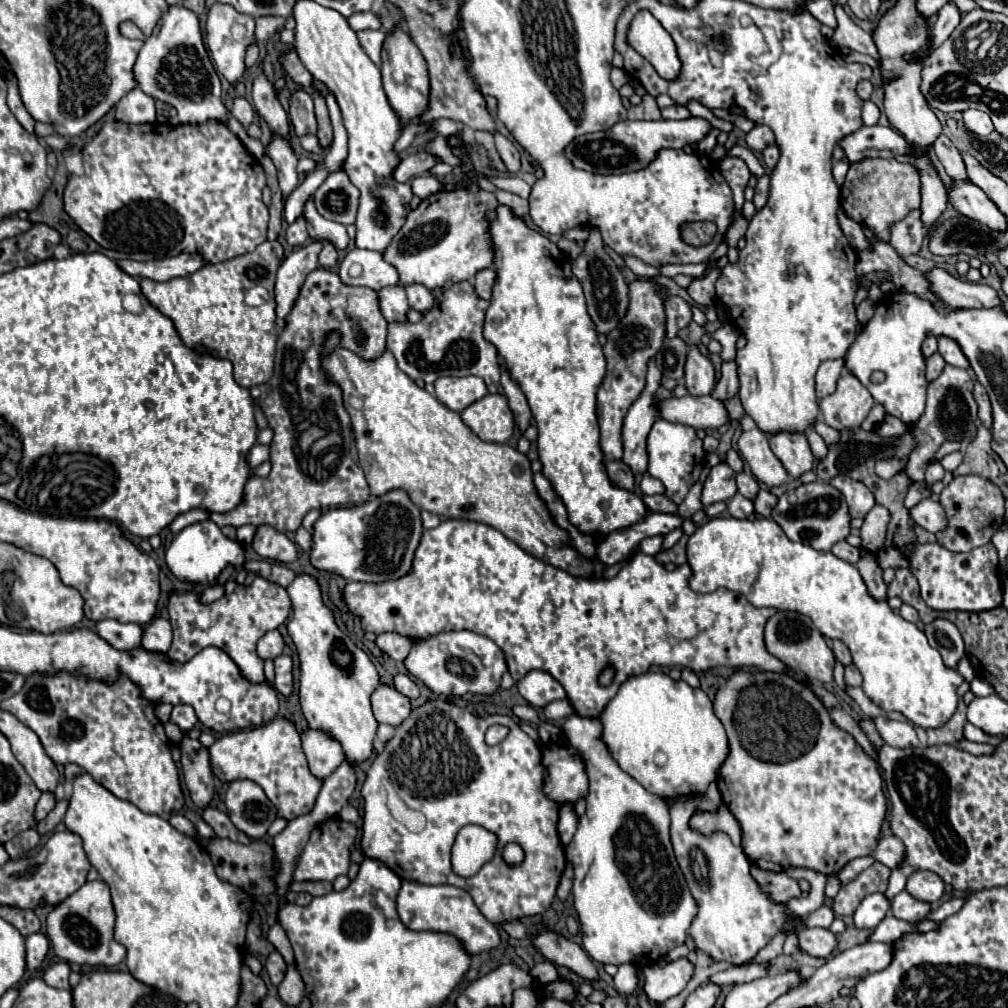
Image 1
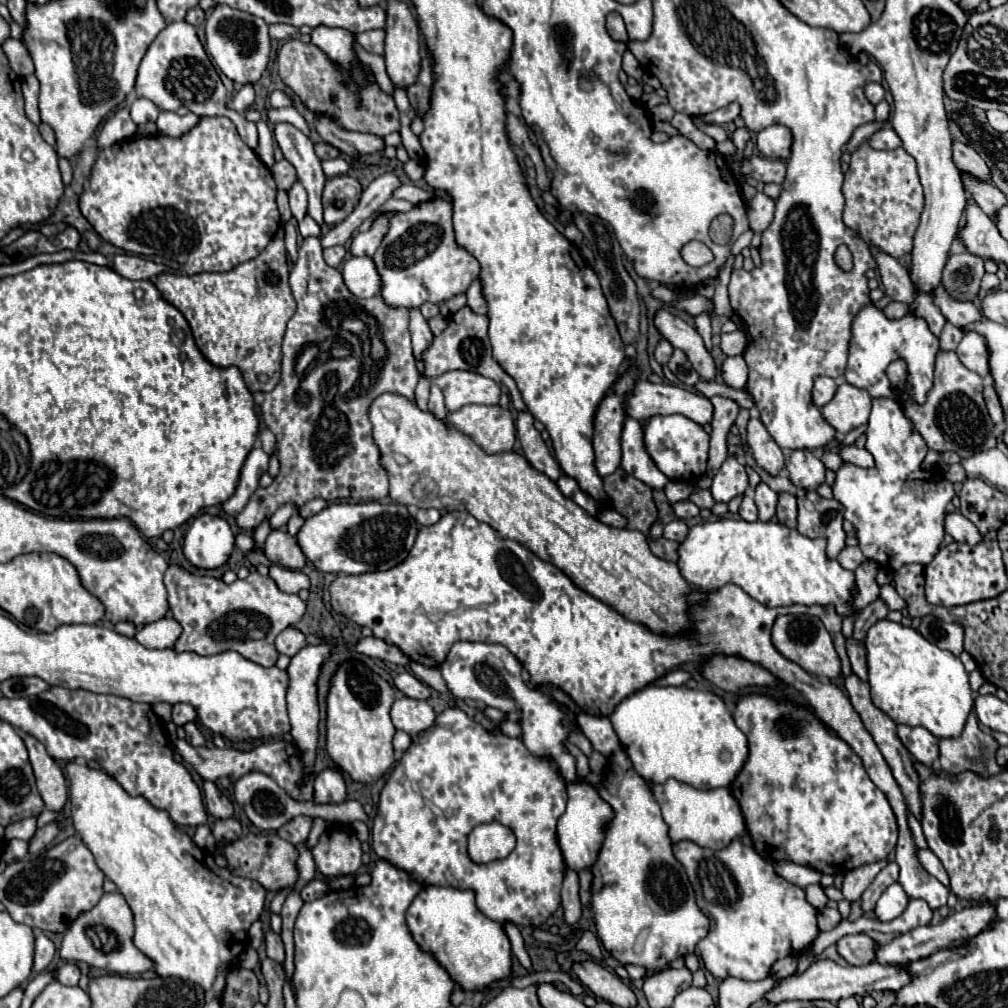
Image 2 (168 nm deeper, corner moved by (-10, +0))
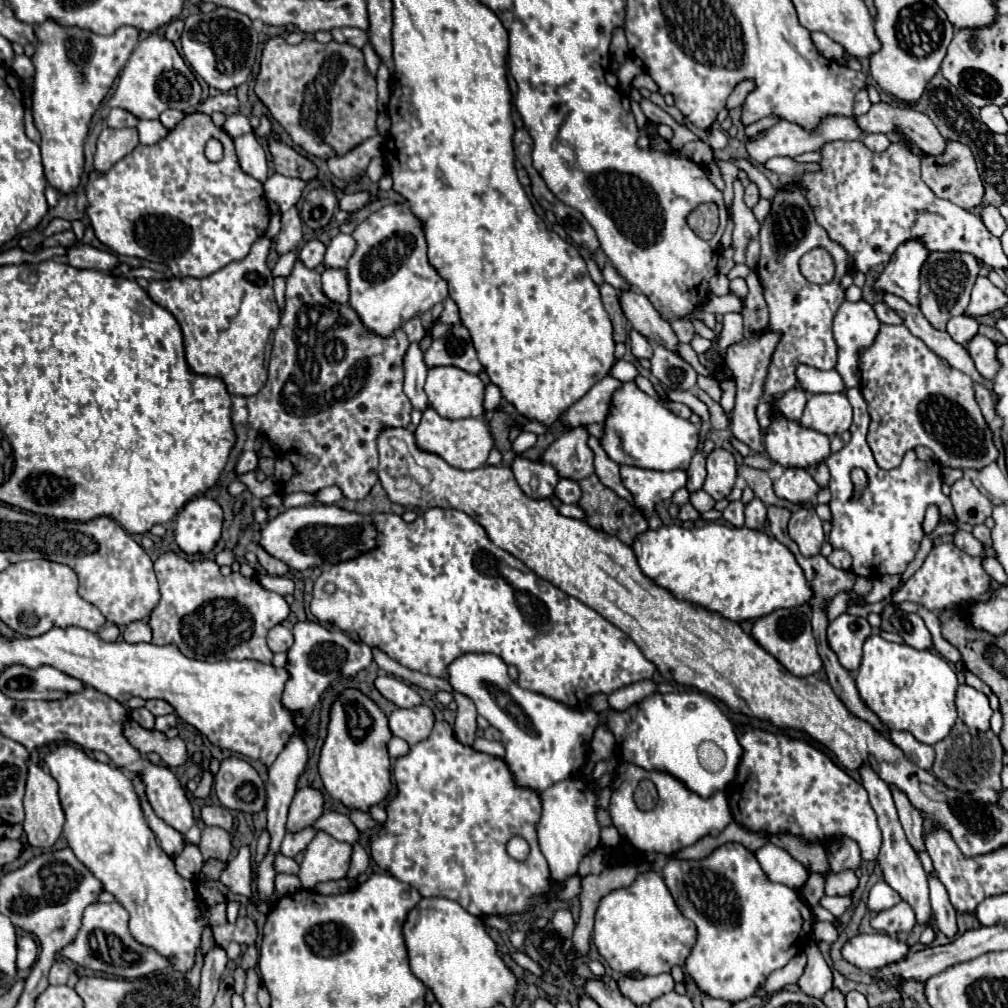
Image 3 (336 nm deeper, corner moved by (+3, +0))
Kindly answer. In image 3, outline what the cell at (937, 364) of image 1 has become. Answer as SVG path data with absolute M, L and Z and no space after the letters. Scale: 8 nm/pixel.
M930 253L924 269L920 273L920 311L938 331L946 329L946 323L952 315L962 315L970 303L970 291L978 277L980 265L968 253Z

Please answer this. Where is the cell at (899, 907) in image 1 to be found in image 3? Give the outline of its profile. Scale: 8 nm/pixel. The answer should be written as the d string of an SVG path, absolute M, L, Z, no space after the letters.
M900 901L898 905L894 905L888 911L878 913L870 925L886 935L898 935L898 933L908 933L912 931L912 927L916 925L916 915L912 911L912 907L904 901Z

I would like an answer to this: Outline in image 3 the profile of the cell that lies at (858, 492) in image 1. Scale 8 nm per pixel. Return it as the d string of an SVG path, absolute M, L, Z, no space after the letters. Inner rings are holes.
M848 389L846 391L846 397L850 401L850 405L854 407L854 423L850 427L850 433L852 433L852 439L850 443L838 451L838 453L832 453L828 459L826 459L826 465L830 469L830 493L832 493L832 499L830 499L830 511L832 511L832 531L830 531L830 543L834 549L844 549L848 551L852 557L854 557L854 563L852 563L852 571L860 577L866 577L866 579L876 579L876 577L882 577L882 575L902 575L908 567L908 563L916 557L918 549L920 549L920 541L924 537L924 529L922 529L922 523L924 523L924 513L926 513L926 507L930 503L936 503L940 507L940 513L954 519L954 513L952 513L952 503L950 499L942 493L942 475L940 475L940 465L936 465L936 477L924 477L924 467L918 463L918 457L914 451L906 451L902 463L894 469L882 469L878 467L874 455L872 455L872 449L866 441L868 437L868 427L870 427L870 413L868 413L868 403L866 399L862 397L862 391L860 389ZM852 467L862 467L868 475L868 485L866 489L862 491L860 497L854 497L854 483L850 479L850 469Z

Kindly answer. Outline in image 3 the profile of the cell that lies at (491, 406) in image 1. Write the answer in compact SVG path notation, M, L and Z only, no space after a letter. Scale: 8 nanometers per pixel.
M428 407L416 429L416 443L420 445L420 449L432 451L432 453L444 457L452 467L470 471L470 469L486 465L488 453L494 447L494 437L492 437L488 421L484 421L482 417L476 417L476 419L468 417L468 419L452 421L452 419L440 417L432 407Z

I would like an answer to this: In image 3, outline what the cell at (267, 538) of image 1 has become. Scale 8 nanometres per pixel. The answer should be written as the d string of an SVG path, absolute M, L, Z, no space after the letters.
M256 543L256 557L258 557L258 563L266 569L266 573L272 573L272 575L286 575L290 571L288 565L284 565L284 561L272 557L270 553L266 553L258 543Z

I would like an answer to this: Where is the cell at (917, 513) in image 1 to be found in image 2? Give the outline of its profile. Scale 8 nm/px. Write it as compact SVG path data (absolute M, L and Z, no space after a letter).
M949 513L945 519L945 533L949 533L955 541L959 543L969 543L969 545L977 545L983 541L983 535L979 533L979 529L965 519L961 513Z

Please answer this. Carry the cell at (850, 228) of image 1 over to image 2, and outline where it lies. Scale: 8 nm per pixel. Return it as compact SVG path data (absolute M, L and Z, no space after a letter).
M871 247L871 251L873 251L873 257L877 261L881 283L885 287L885 293L891 299L895 299L895 301L901 301L901 303L911 305L915 301L915 287L913 287L913 283L909 279L907 269L901 267L897 259L881 253L879 249Z

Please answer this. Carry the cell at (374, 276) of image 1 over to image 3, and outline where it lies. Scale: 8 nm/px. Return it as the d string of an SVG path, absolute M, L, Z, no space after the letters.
M324 269L322 273L322 289L326 293L328 299L346 305L348 297L350 297L350 289L348 289L348 277L344 269Z

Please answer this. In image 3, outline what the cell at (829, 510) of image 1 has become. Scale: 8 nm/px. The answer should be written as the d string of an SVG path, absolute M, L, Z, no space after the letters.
M800 505L790 517L788 533L798 543L804 557L814 557L820 553L824 543L824 529L822 519L816 515L814 507Z

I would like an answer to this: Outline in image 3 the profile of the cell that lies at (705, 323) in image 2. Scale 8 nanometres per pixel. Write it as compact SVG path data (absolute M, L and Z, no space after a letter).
M702 375L697 376L697 385L705 391L715 401L720 401L722 391L719 383L713 378L705 378Z

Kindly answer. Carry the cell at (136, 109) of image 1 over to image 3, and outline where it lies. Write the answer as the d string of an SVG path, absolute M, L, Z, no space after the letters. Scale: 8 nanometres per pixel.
M112 109L106 123L108 127L136 127L138 119L126 109Z

